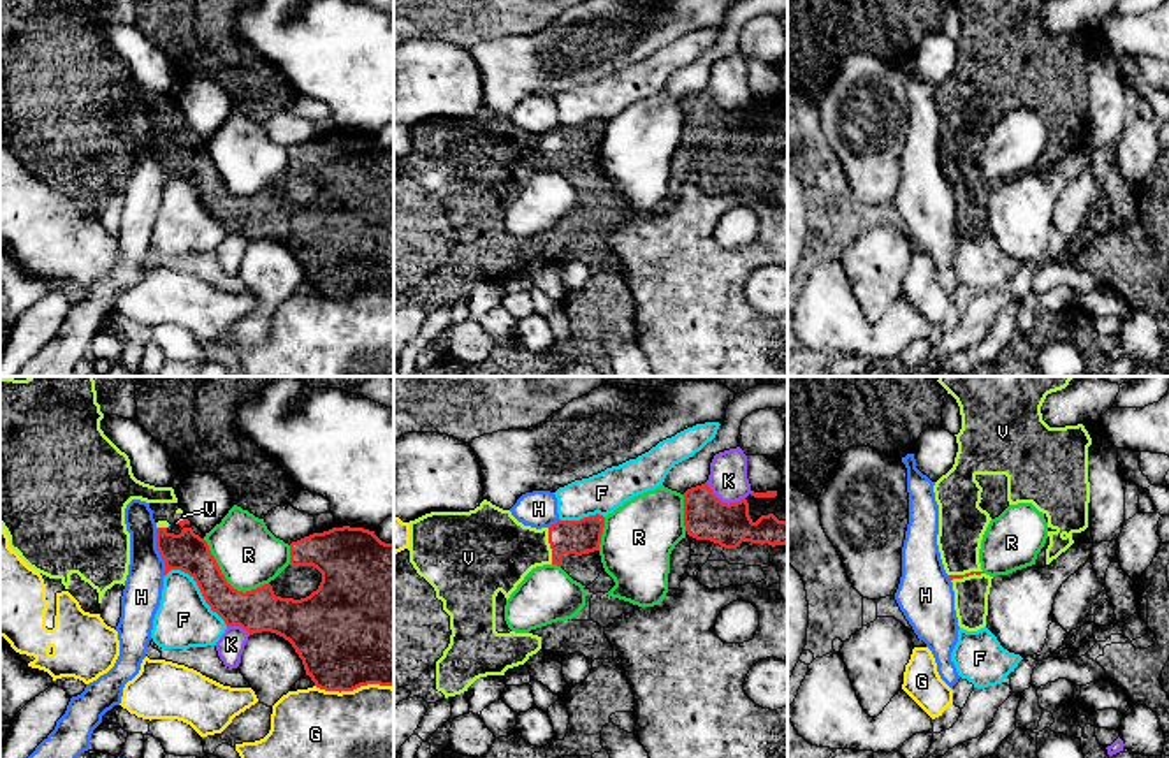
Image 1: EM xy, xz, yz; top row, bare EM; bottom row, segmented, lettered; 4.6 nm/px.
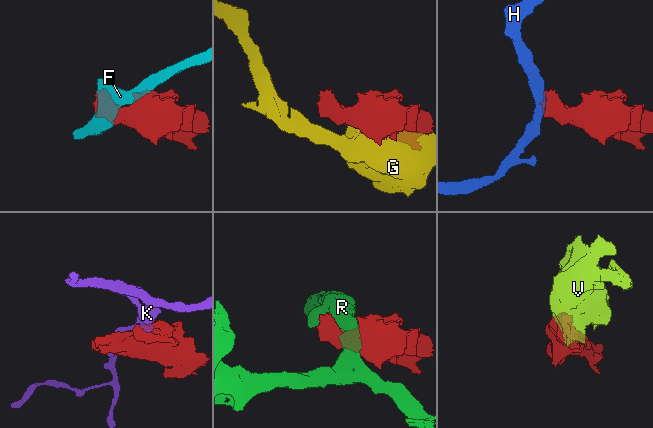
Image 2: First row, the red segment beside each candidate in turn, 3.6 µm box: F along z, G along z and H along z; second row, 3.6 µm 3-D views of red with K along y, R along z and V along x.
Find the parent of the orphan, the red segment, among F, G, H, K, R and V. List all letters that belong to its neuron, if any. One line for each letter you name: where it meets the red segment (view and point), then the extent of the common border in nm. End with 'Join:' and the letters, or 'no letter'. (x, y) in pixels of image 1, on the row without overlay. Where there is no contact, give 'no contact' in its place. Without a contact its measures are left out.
V: contact xz (551, 152); length 170 nm
Join: V

